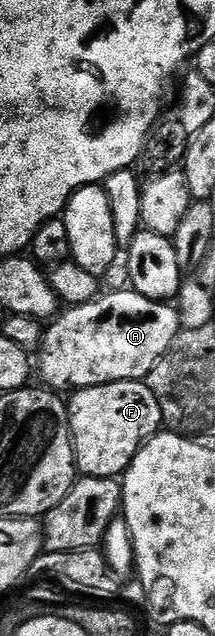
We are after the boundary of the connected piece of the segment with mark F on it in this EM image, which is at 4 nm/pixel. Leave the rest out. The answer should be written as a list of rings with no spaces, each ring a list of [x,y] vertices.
[[[123,379],[113,383],[103,383],[93,387],[81,387],[71,392],[72,399],[67,400],[68,424],[72,434],[72,448],[76,458],[76,470],[81,476],[90,479],[116,479],[123,476],[134,461],[144,444],[159,435],[164,427],[162,409],[158,397],[148,388],[147,382],[139,379]]]

